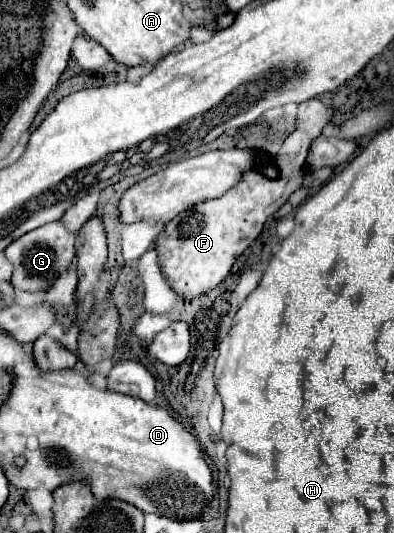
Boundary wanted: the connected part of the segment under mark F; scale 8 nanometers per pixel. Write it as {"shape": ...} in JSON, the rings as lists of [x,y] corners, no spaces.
{"shape":[[[246,172],[242,182],[230,188],[222,198],[198,204],[194,210],[182,212],[166,224],[166,238],[158,238],[158,256],[162,260],[162,272],[170,286],[180,296],[198,296],[212,290],[226,278],[236,258],[256,240],[264,222],[294,194],[308,172],[294,172],[288,180],[270,180],[260,172]]]}

